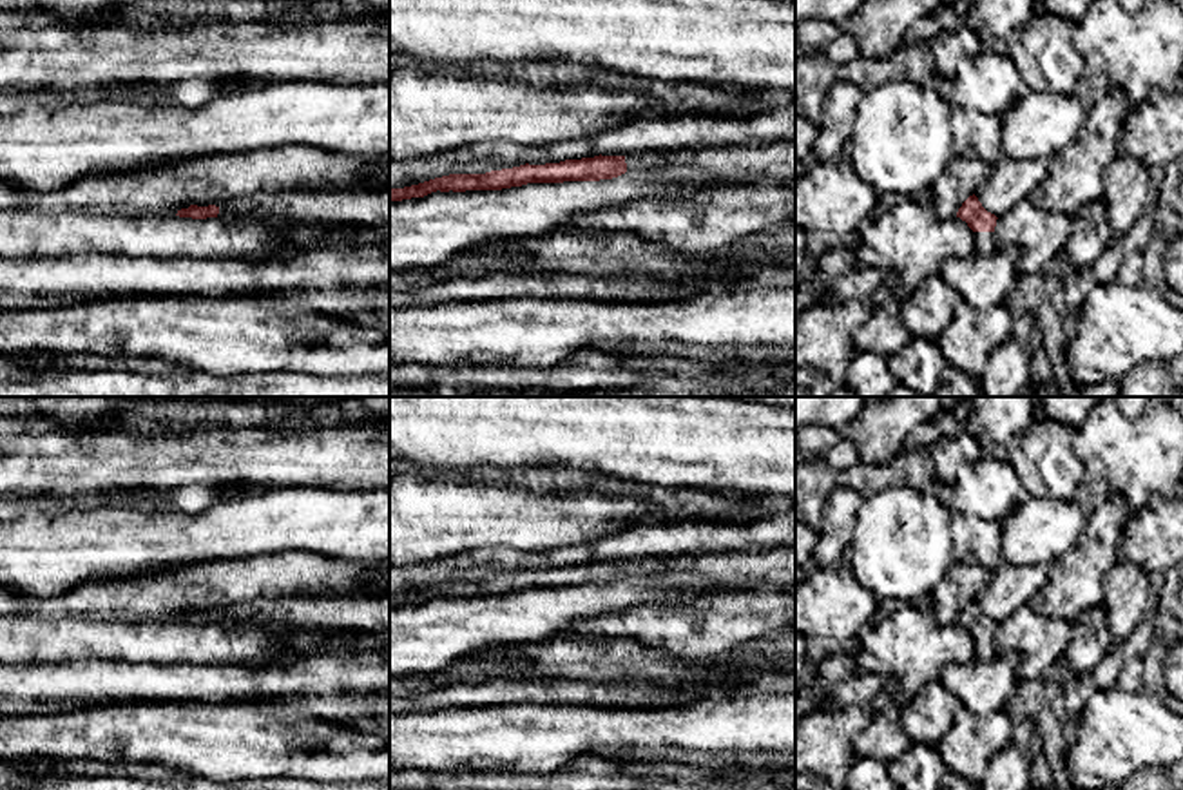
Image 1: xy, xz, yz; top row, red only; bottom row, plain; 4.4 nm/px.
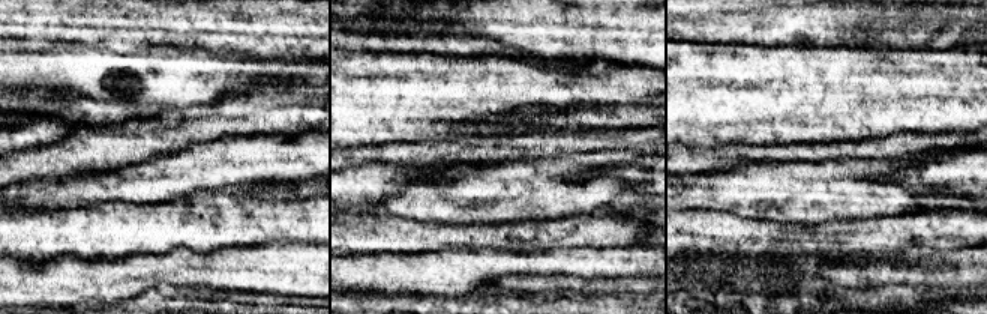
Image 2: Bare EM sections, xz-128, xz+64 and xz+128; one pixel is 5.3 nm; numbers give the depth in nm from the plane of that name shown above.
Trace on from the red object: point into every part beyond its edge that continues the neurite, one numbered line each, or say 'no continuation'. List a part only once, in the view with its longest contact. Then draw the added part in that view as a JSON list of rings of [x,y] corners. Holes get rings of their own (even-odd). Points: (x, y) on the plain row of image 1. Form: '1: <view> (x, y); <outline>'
1: yz (984, 647); [[[975,638],[975,660],[989,661],[998,654],[995,638]]]

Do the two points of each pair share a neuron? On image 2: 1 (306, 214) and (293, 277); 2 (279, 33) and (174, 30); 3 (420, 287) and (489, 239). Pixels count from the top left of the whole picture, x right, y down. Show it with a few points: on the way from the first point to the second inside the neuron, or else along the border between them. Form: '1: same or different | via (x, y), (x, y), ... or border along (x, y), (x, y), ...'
1: different | border along (314, 242), (272, 241), (266, 244)
2: same | via (254, 30), (200, 30)
3: different | border along (437, 251), (509, 251)

